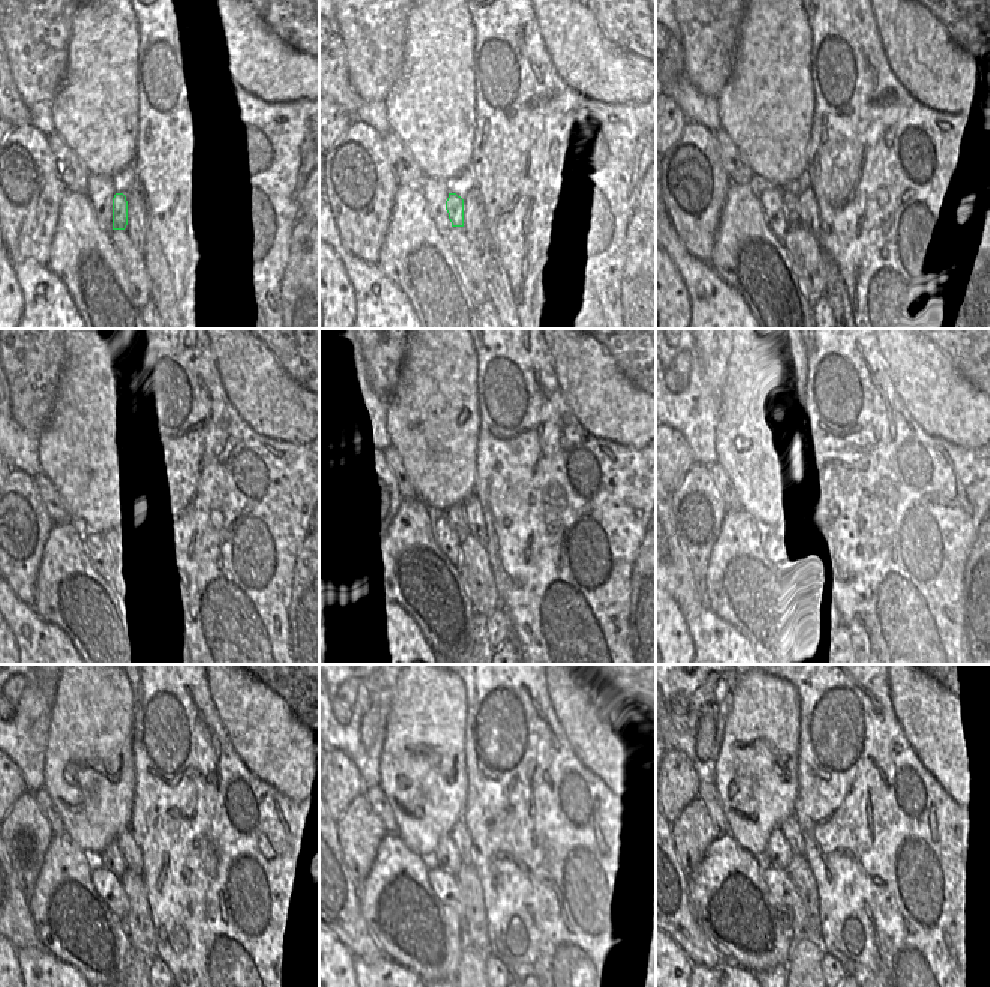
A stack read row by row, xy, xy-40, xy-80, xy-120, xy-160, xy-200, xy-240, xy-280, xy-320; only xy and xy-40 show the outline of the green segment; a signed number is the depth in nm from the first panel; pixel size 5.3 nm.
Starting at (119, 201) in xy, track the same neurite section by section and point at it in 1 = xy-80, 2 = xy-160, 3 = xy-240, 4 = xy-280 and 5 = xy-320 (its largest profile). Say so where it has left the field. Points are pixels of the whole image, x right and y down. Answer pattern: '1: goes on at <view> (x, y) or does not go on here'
1: goes on at xy-80 (791, 203)
2: goes on at xy-160 (455, 516)
3: goes on at xy-240 (110, 858)
4: goes on at xy-280 (446, 857)
5: goes on at xy-320 (777, 855)

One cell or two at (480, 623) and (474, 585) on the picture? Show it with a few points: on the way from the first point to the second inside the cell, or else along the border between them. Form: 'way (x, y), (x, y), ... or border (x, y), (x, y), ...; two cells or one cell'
way (480, 614), (480, 594); one cell

